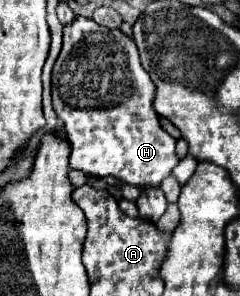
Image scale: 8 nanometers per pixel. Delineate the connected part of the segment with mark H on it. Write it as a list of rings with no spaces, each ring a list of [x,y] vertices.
[[[76,16],[64,26],[64,42],[60,56],[52,68],[52,106],[64,122],[66,140],[72,148],[70,168],[82,170],[88,176],[114,176],[138,188],[160,186],[160,182],[180,162],[176,156],[176,140],[158,124],[158,114],[152,108],[154,84],[138,60],[138,48],[120,30],[110,30],[96,24],[92,18]]]

